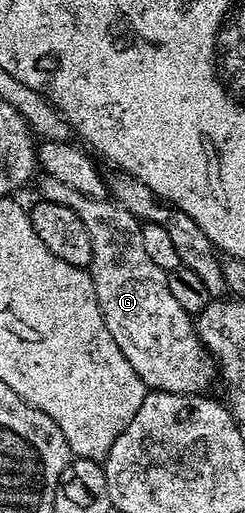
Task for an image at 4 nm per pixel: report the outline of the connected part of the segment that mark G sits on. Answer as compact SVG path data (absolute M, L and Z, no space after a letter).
M48 177L36 180L41 199L46 199L59 205L67 205L87 225L87 233L91 233L91 249L93 256L87 268L93 277L95 293L99 301L99 309L103 313L103 321L115 337L115 345L123 349L123 357L131 361L131 369L139 373L146 388L154 391L170 391L184 395L200 395L210 390L213 379L215 383L215 364L213 356L201 346L194 320L184 311L175 297L171 297L171 289L167 289L167 272L159 269L151 257L143 250L143 233L137 216L127 213L118 203L108 198L92 199L67 185L63 181L55 181Z

